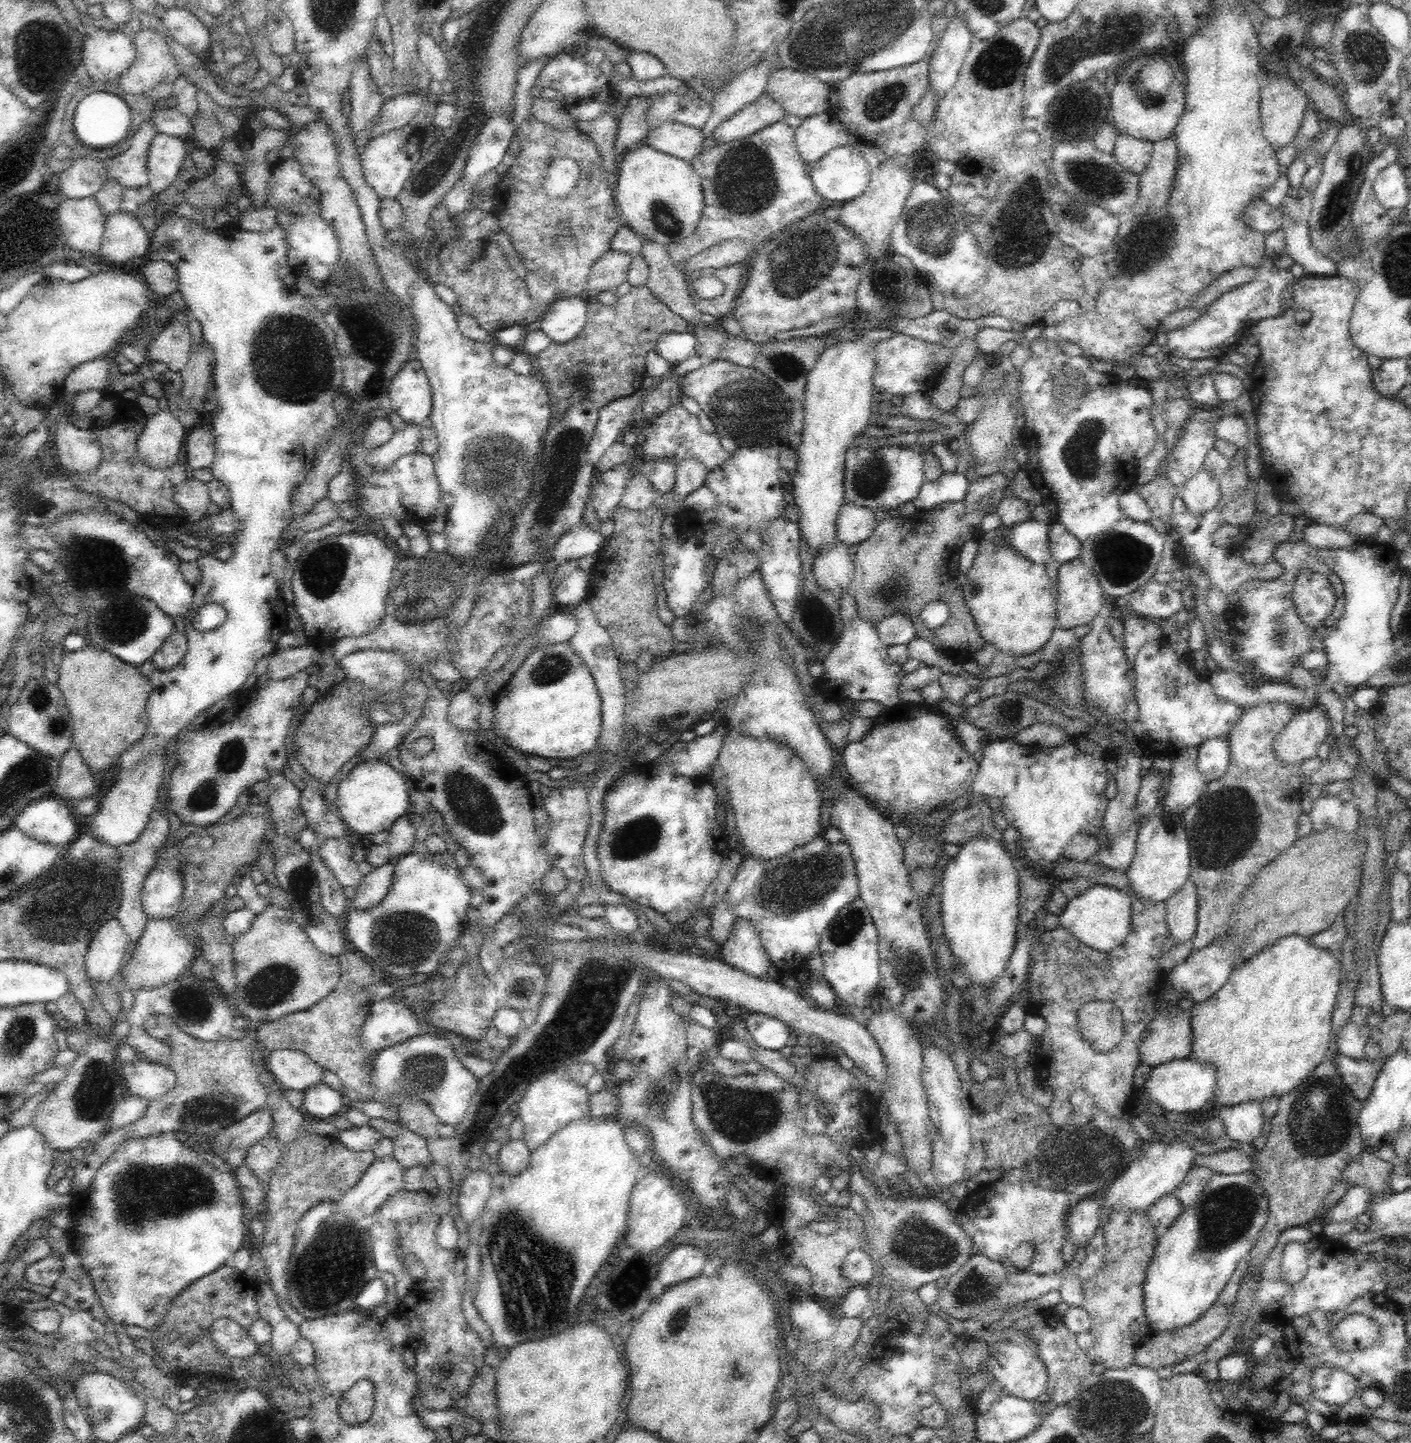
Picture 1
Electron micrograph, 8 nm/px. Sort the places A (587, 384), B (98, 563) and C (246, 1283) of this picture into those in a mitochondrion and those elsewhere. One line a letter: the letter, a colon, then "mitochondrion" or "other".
A: mitochondrion
B: mitochondrion
C: other

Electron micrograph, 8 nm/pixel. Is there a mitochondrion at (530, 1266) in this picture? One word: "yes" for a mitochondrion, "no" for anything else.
yes

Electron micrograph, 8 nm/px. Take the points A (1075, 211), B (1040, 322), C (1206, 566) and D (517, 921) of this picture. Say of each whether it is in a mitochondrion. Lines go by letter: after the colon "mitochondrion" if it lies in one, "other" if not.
A: mitochondrion
B: other
C: other
D: other

